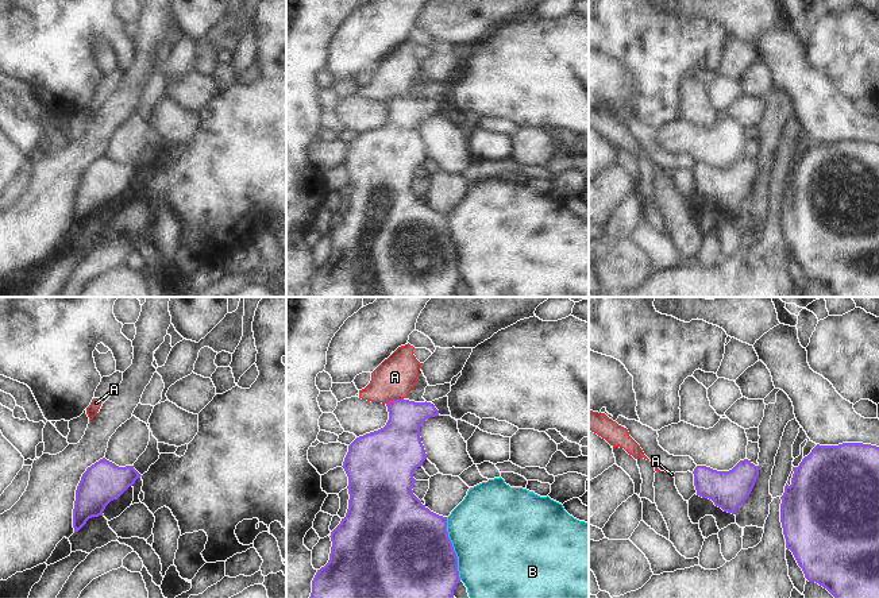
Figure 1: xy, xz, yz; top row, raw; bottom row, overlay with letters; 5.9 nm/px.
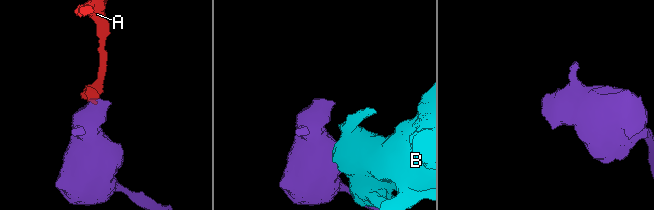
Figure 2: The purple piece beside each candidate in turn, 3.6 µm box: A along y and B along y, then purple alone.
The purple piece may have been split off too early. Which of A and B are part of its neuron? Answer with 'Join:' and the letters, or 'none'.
Join: none

